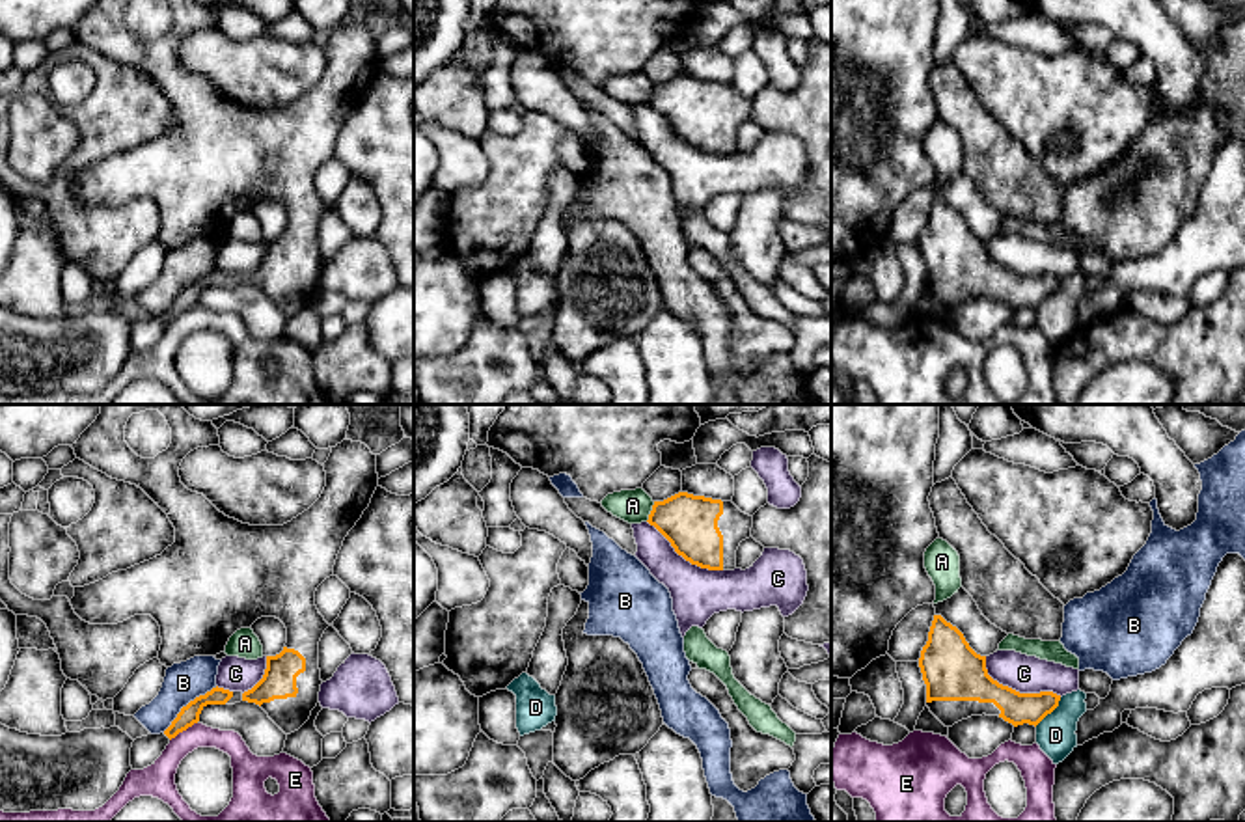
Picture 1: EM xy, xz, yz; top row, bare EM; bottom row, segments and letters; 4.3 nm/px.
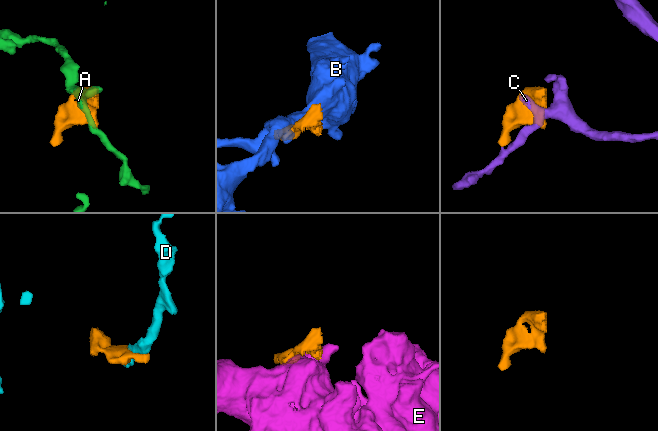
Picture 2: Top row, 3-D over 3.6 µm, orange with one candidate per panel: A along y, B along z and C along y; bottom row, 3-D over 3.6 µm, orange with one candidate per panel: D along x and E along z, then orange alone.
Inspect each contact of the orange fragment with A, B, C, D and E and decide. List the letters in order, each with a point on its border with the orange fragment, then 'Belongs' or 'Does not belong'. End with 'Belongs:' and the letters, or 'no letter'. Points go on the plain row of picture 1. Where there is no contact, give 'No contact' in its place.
A: Touches orange at xz (651, 94). Does not belong
B: Touches orange at xy (189, 286). Does not belong
C: Touches orange at yz (1014, 273). Does not belong
D: Touches orange at yz (1050, 295). Does not belong
E: Touches orange at xy (183, 312). Does not belong
Belongs: no letter

